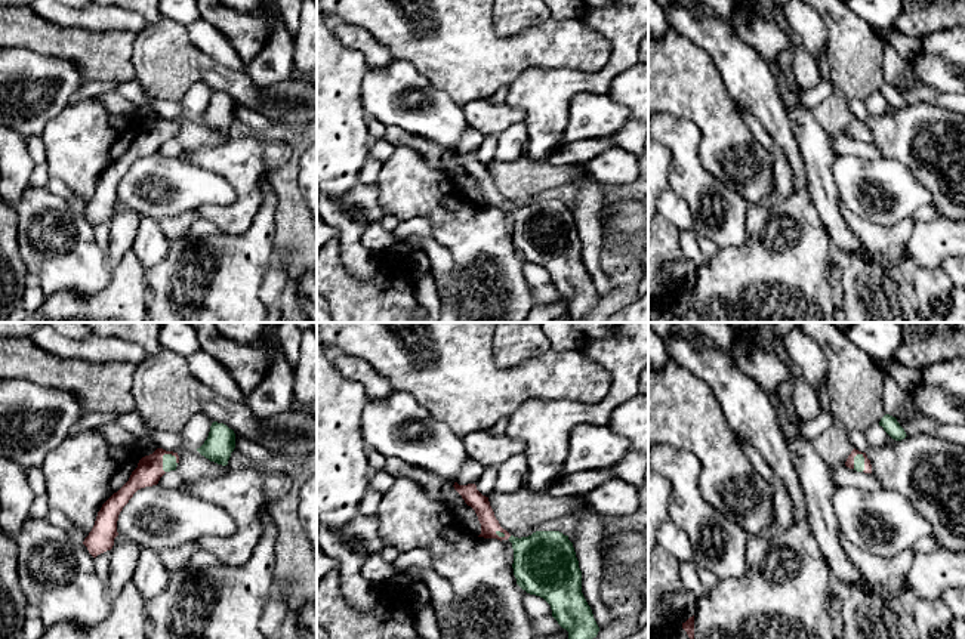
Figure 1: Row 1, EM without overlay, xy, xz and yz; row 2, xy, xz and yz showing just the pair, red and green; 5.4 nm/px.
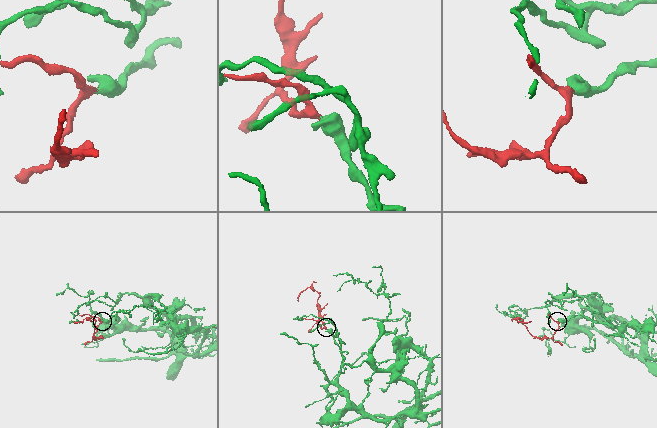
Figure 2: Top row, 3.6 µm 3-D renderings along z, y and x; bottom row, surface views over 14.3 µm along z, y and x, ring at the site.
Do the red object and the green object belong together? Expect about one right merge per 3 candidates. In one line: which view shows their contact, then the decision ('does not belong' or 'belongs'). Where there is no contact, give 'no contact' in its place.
meets red in yz; belongs

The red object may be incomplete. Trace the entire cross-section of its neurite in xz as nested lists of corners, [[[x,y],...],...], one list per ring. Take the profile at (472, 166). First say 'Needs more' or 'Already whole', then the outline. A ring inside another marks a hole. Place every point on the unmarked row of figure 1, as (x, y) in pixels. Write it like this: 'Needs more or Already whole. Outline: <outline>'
Needs more. Outline: [[[454,151],[453,155],[475,179],[481,192],[478,206],[512,212],[517,253],[551,274],[552,285],[568,300],[567,314],[571,322],[582,320],[596,306],[599,296],[582,262],[582,240],[568,204],[559,200],[536,200],[528,206],[514,206],[500,195],[488,166],[475,152]]]

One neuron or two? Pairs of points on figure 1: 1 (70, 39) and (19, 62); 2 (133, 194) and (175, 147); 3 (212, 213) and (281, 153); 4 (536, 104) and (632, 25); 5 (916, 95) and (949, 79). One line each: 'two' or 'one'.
1: two
2: two
3: one
4: one
5: two

